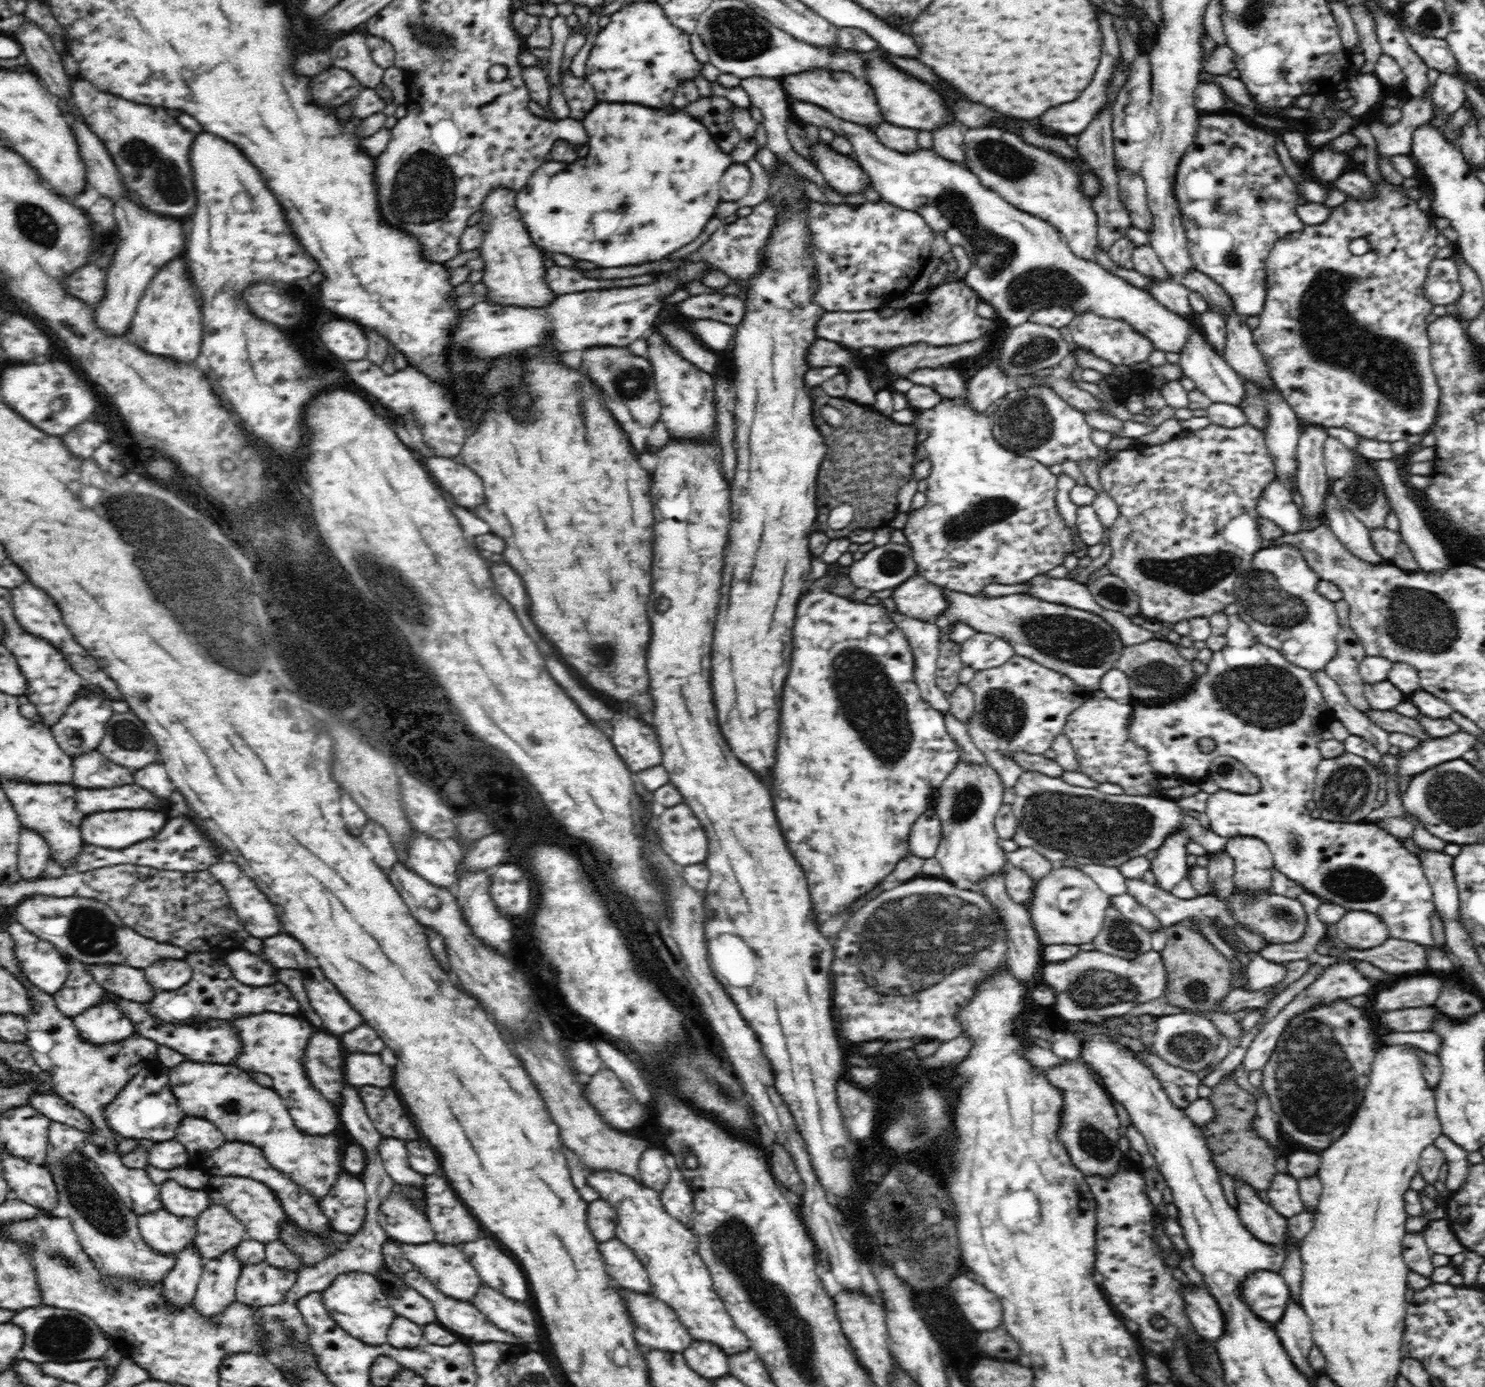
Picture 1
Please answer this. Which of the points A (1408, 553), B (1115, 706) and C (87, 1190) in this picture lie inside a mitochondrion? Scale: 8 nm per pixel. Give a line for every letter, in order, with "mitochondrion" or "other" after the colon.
A: other
B: other
C: mitochondrion

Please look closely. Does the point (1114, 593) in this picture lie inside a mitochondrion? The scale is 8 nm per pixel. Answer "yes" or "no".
yes

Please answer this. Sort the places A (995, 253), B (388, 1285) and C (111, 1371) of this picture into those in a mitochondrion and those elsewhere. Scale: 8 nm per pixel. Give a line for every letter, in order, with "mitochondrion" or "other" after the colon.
A: mitochondrion
B: other
C: other

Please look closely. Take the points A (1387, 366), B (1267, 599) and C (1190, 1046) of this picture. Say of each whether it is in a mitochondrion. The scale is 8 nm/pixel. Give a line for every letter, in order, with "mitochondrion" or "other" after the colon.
A: mitochondrion
B: mitochondrion
C: mitochondrion

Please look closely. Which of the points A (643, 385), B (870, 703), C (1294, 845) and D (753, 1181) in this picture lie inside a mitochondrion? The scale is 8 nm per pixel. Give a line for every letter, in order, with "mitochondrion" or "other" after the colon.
A: mitochondrion
B: mitochondrion
C: mitochondrion
D: other

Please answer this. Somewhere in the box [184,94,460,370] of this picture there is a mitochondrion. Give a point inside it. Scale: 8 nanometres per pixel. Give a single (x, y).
(425, 182)

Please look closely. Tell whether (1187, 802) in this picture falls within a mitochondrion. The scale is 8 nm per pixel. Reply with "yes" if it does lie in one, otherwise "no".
no

